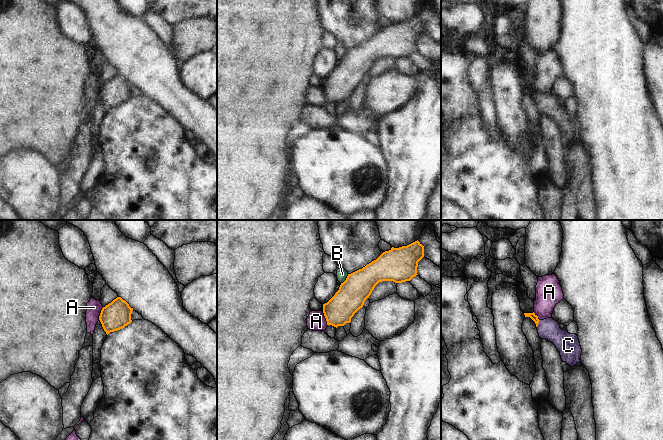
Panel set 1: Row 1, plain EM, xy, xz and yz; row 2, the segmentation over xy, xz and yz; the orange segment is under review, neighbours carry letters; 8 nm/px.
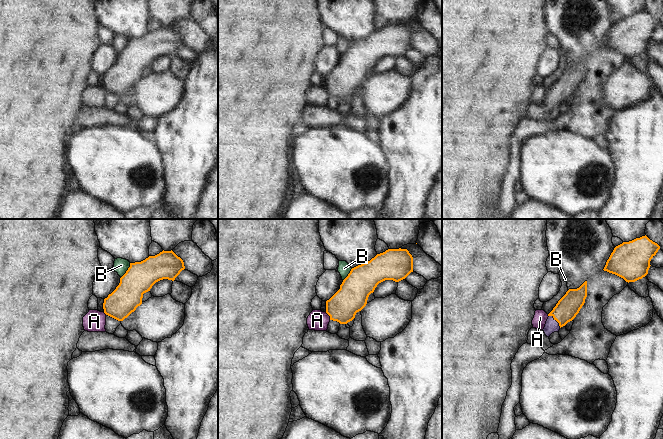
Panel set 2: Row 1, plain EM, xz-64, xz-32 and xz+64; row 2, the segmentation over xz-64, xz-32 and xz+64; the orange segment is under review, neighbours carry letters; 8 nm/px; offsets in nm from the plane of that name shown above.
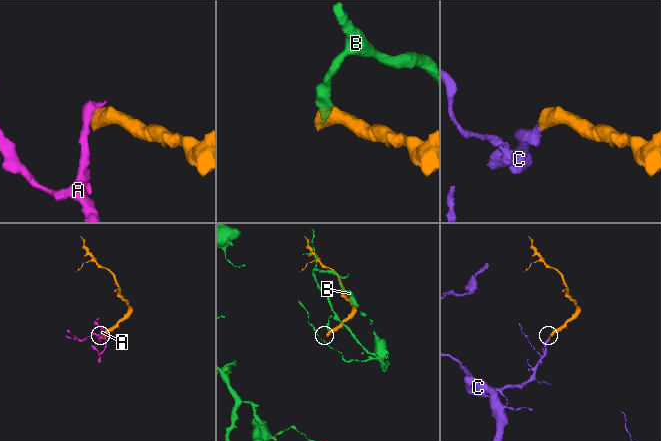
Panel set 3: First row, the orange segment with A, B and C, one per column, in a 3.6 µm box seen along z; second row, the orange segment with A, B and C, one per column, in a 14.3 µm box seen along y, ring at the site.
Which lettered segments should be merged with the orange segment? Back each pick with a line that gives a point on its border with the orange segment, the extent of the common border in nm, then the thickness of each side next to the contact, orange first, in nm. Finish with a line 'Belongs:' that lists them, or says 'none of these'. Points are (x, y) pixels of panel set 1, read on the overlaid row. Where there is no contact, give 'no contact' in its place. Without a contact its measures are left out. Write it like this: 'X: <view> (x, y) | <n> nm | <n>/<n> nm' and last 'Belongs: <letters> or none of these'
C: yz (538, 322) | 70 nm | 50/170 nm
Belongs: C

